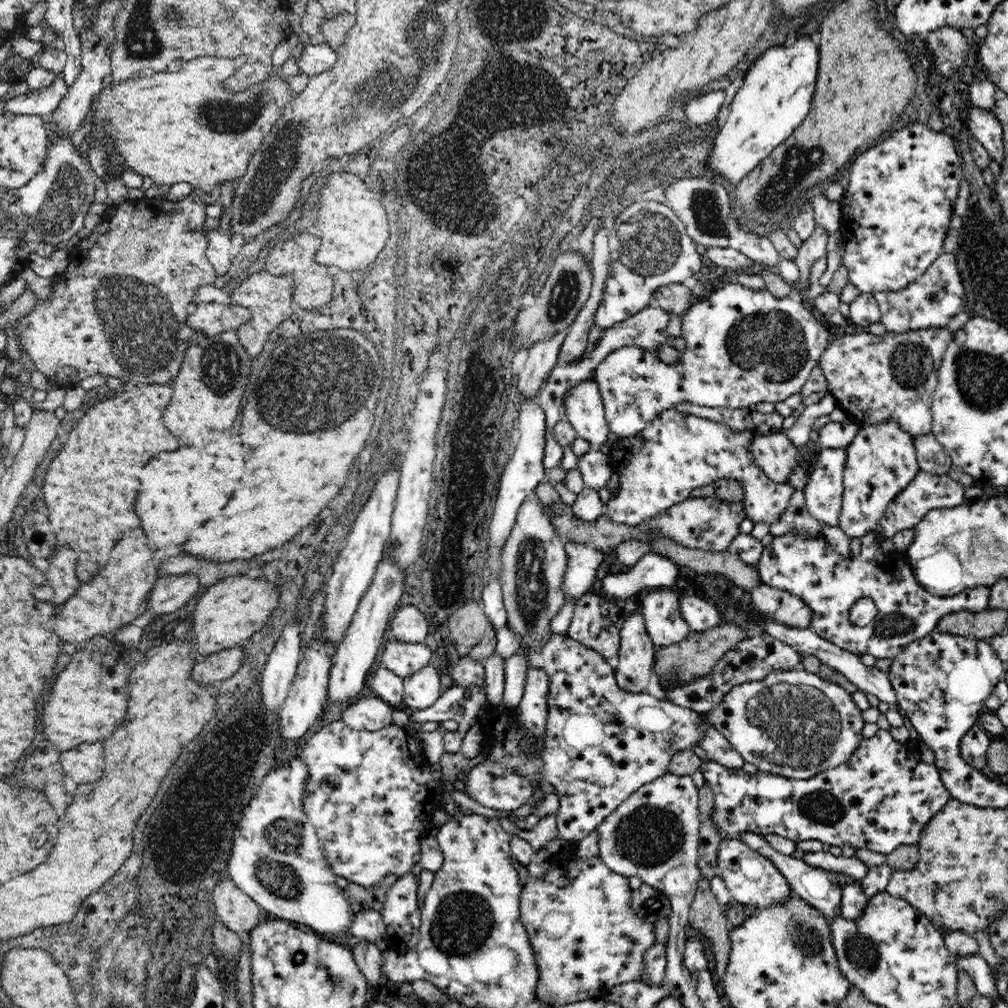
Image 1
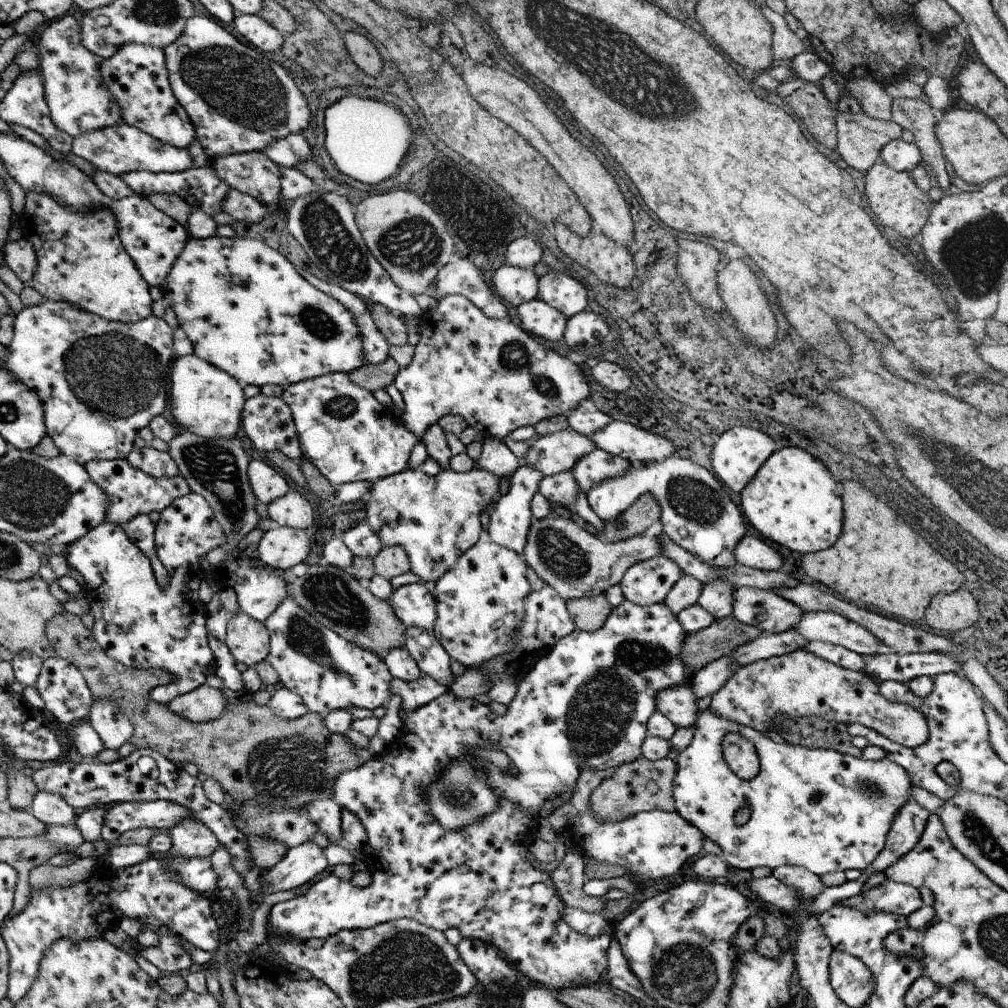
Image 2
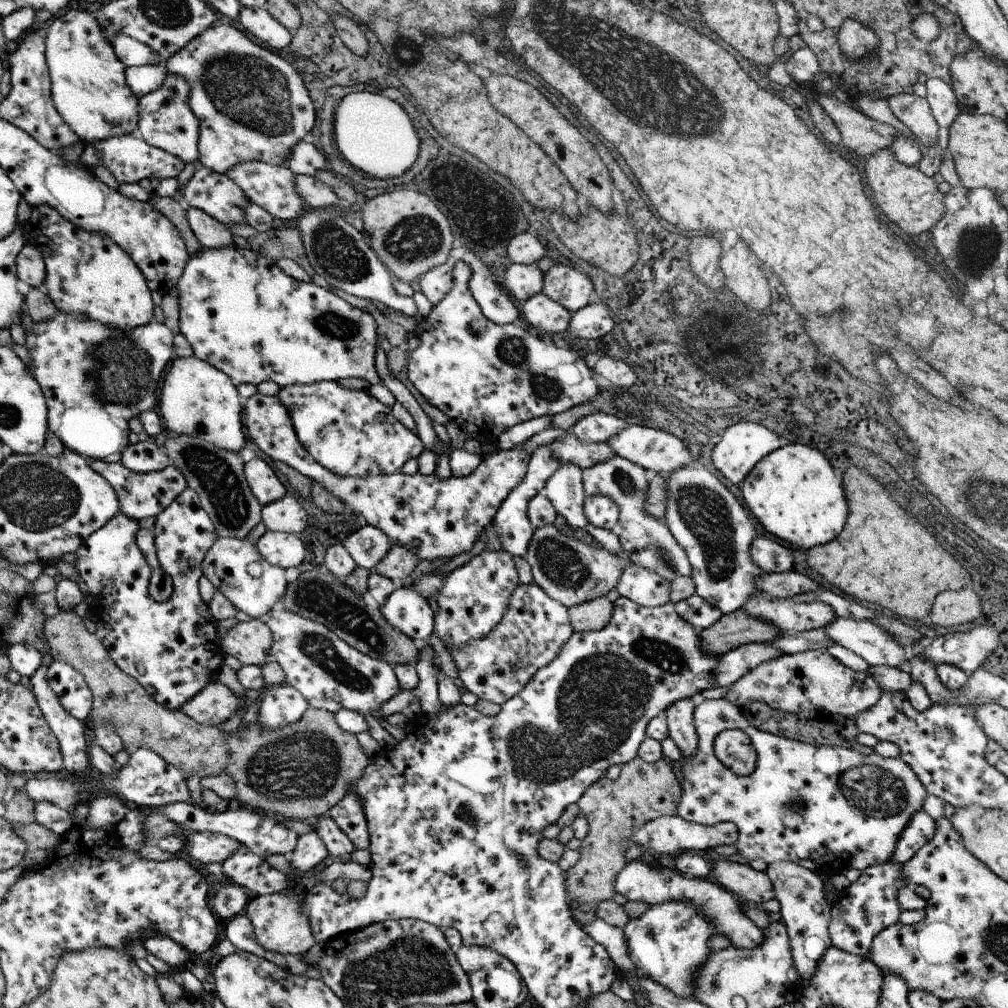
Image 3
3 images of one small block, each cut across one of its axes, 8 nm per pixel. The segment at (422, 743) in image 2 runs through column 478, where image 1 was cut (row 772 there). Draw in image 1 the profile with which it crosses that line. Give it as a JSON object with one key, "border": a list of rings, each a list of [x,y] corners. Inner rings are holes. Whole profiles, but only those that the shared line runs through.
{"border":[[[879,729],[875,736],[862,739],[860,746],[843,765],[827,768],[821,773],[815,774],[812,778],[792,779],[762,771],[749,774],[743,769],[732,770],[710,760],[702,762],[699,770],[705,778],[705,782],[710,784],[712,791],[714,791],[715,801],[712,818],[714,820],[714,825],[716,825],[716,829],[720,831],[719,835],[721,836],[721,840],[724,840],[724,838],[740,839],[740,836],[744,833],[759,834],[763,837],[768,836],[768,834],[776,834],[781,837],[786,837],[795,843],[802,842],[803,840],[819,840],[820,842],[826,842],[826,844],[840,847],[844,846],[844,844],[851,844],[857,850],[865,848],[866,850],[874,850],[880,854],[887,855],[890,854],[892,850],[896,850],[898,846],[902,846],[902,844],[913,844],[914,846],[918,846],[920,834],[923,833],[924,828],[932,822],[932,818],[936,816],[936,813],[940,812],[940,810],[948,804],[948,800],[951,799],[951,794],[941,781],[940,769],[938,769],[935,763],[926,763],[925,761],[922,761],[919,756],[916,756],[916,752],[910,751],[907,743],[898,742],[891,735],[891,732],[886,729]]]}

